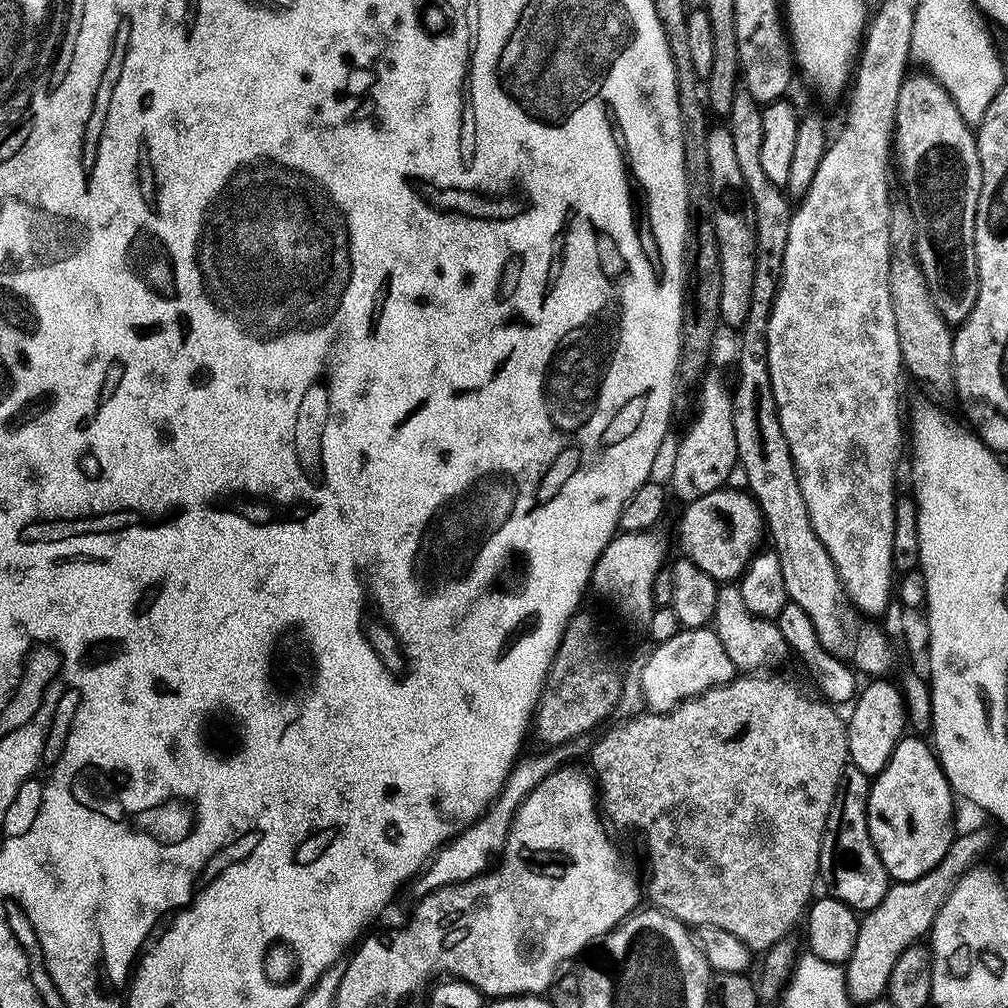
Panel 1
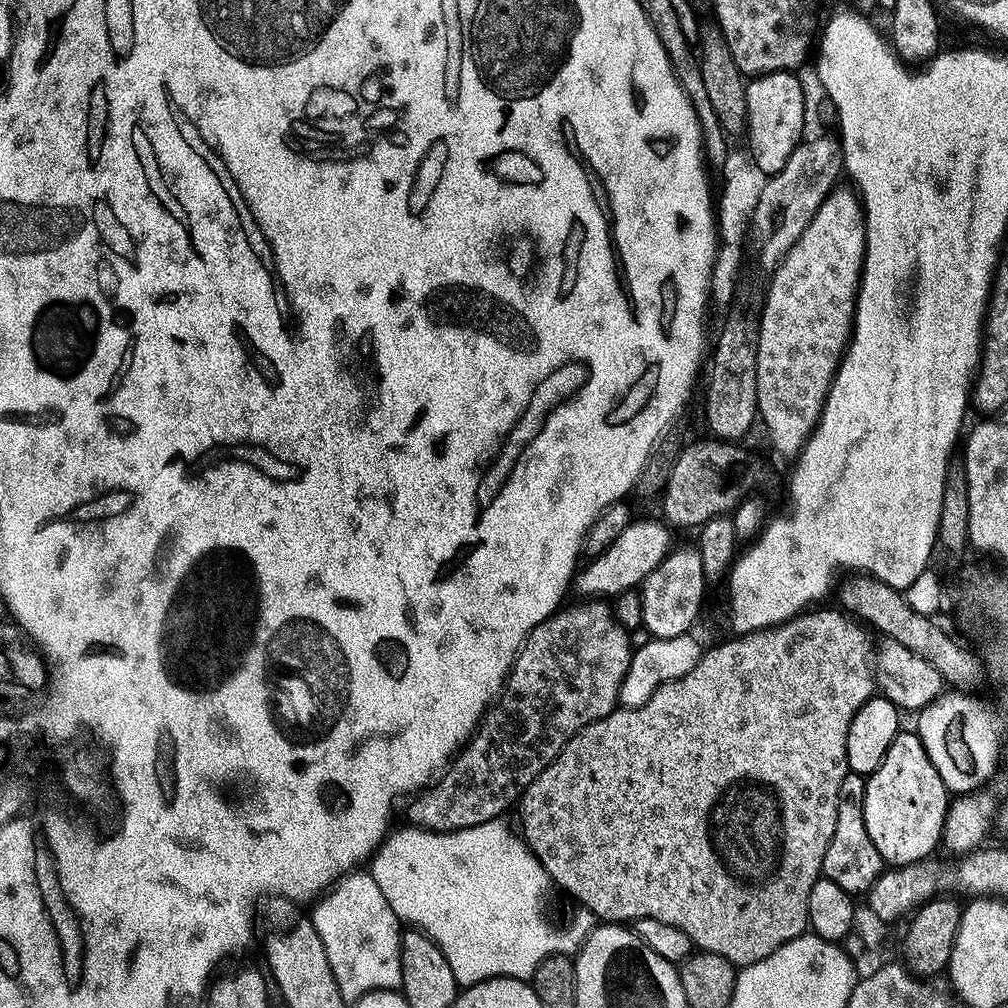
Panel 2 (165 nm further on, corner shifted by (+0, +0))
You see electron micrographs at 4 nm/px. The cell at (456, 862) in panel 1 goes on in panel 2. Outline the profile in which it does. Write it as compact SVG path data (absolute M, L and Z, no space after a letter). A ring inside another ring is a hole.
M497 818L457 832L429 832L427 828L403 826L397 832L396 829L389 831L370 860L371 876L394 914L440 947L461 989L499 976L531 981L534 970L538 970L546 958L575 957L598 923L587 910L577 911L577 916L561 928L548 921L544 907L548 904L550 881L546 870L528 848L523 835L506 821Z

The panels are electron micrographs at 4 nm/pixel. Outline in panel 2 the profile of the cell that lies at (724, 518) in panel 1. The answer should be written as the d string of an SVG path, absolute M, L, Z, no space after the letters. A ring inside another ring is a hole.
M633 519L599 556L591 557L588 565L579 569L574 588L584 598L616 598L619 594L635 589L667 558L674 547L673 529L667 523L656 520Z

